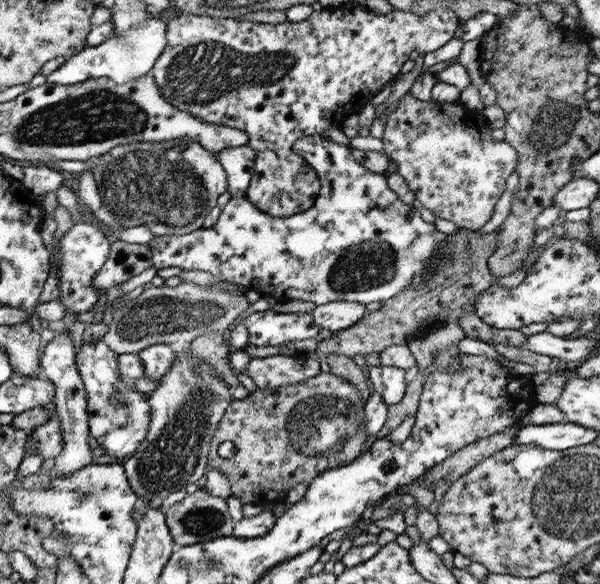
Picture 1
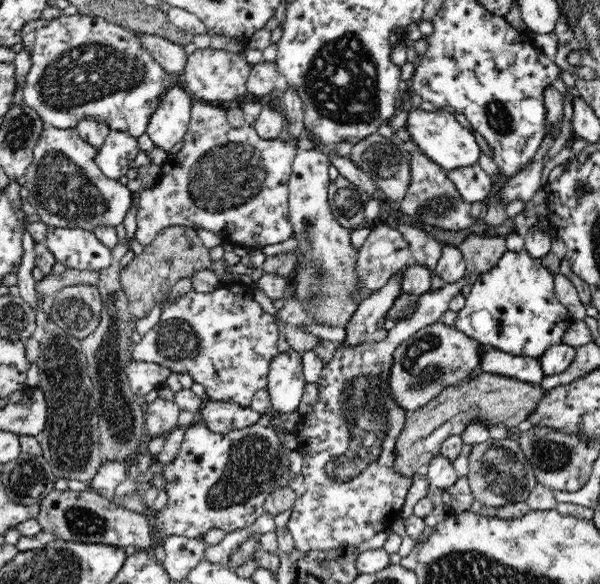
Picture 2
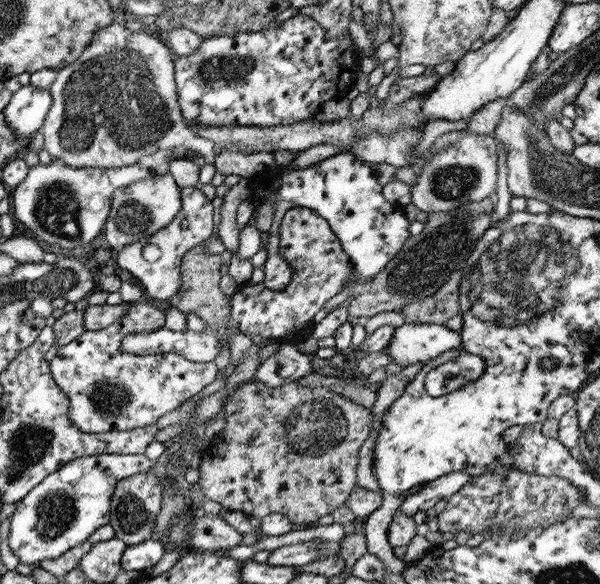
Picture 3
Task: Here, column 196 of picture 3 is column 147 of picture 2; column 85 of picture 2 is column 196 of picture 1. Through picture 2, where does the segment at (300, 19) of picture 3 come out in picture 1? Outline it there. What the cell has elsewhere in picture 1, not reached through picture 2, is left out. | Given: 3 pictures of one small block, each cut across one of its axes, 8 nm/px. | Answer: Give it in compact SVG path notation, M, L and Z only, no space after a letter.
M350 1L344 3L335 9L321 9L304 20L299 22L284 21L277 24L267 24L261 22L245 21L238 18L211 17L205 14L178 14L171 15L165 20L166 38L165 48L161 50L161 54L153 63L150 70L153 75L154 83L157 85L159 94L163 96L163 100L167 100L171 106L187 112L189 116L193 116L201 122L228 126L247 133L249 136L248 148L255 150L255 162L253 162L252 176L246 190L247 200L263 212L267 216L273 218L285 218L299 212L303 212L313 204L316 193L319 190L319 178L311 165L305 163L303 158L293 151L293 145L303 136L321 135L327 129L341 128L341 120L347 118L349 114L359 114L361 109L370 102L375 94L375 90L379 90L383 84L393 81L401 72L401 64L408 59L411 50L429 53L441 48L445 42L452 39L457 25L457 17L453 11L449 9L431 10L426 16L419 17L401 10L393 9L384 16L375 16L369 14L365 10L361 10L363 6L353 6Z

